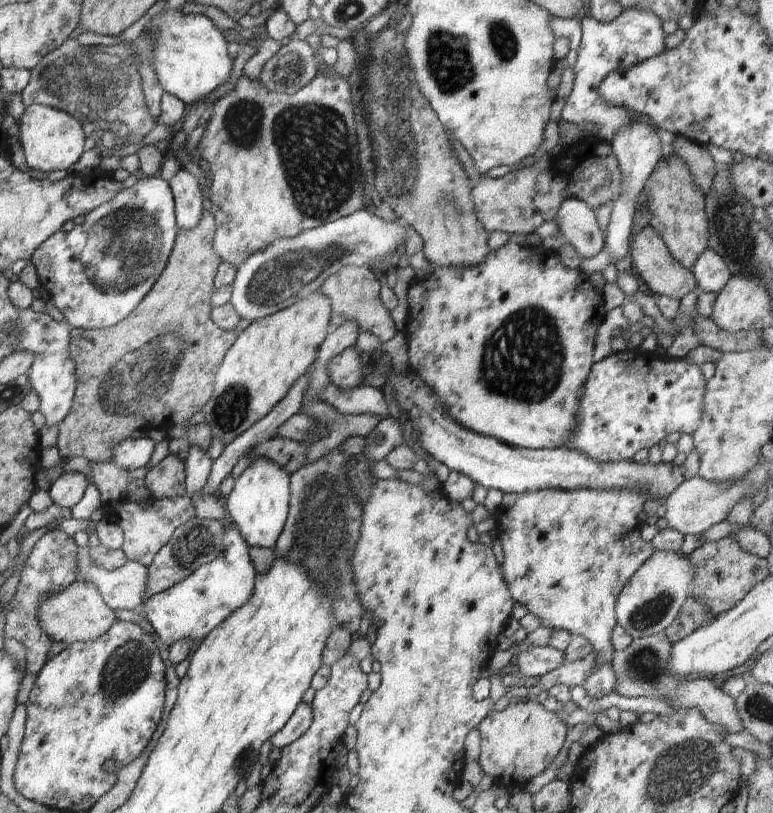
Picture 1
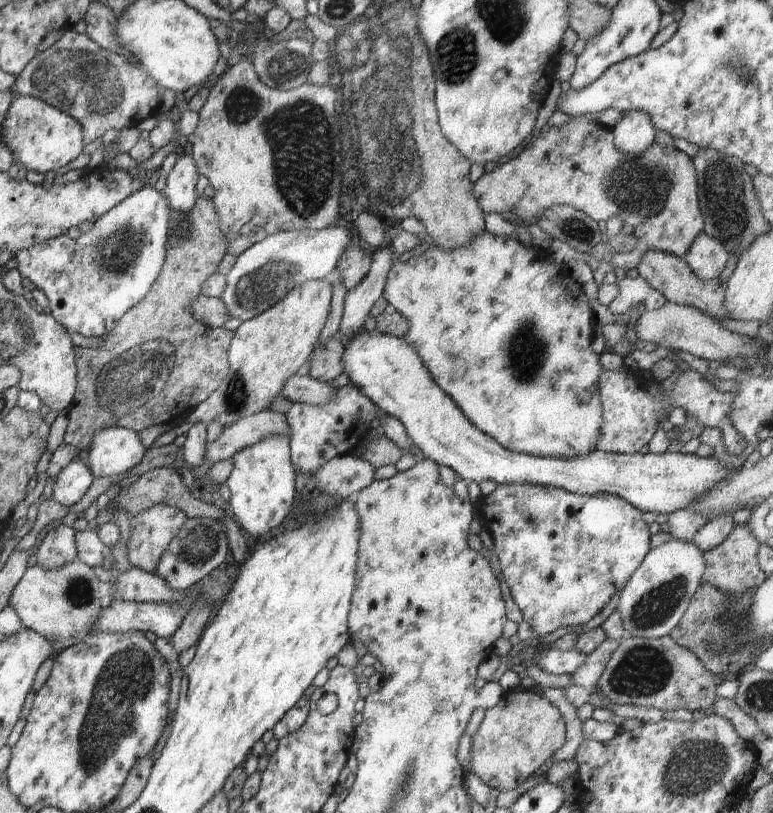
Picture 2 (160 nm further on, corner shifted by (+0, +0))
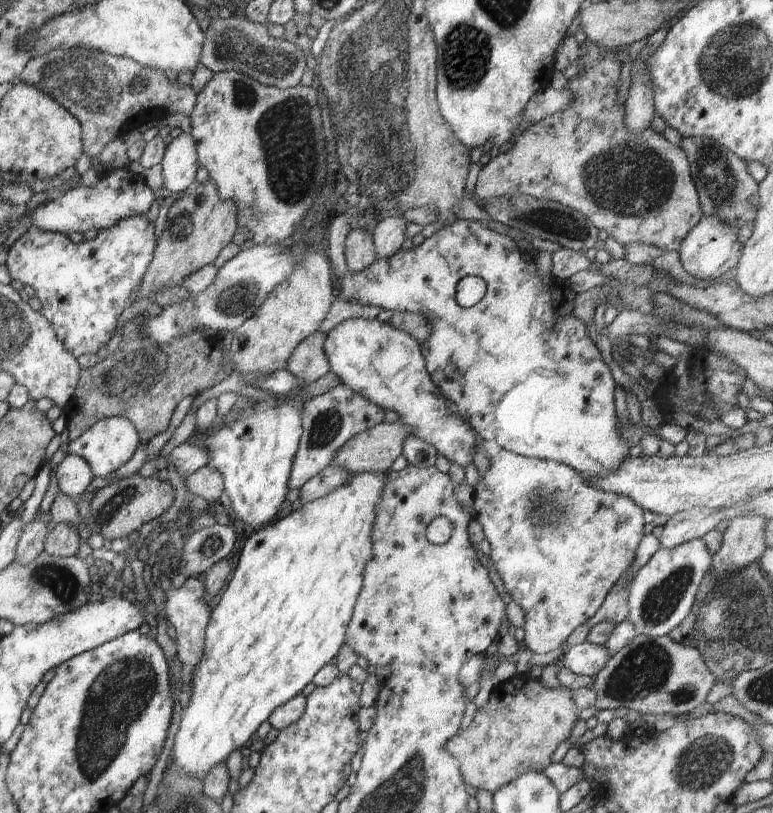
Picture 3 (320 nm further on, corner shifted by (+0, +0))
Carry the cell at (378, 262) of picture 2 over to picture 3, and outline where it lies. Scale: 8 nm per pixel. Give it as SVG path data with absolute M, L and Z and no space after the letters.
M385 213L379 217L374 228L373 242L376 250L376 260L394 256L408 245L406 239L407 222L400 213Z

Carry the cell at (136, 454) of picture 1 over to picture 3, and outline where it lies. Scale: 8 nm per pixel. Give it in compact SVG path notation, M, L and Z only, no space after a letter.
M116 416L96 422L82 436L70 441L68 451L71 455L77 455L86 460L95 477L106 478L114 470L122 468L134 456L134 452L138 450L140 445L139 433L136 431L136 428L125 418Z

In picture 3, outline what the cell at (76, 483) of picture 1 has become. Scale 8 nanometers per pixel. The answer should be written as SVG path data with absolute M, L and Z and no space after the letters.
M71 454L62 460L55 473L60 493L72 500L81 498L96 478L86 460Z

